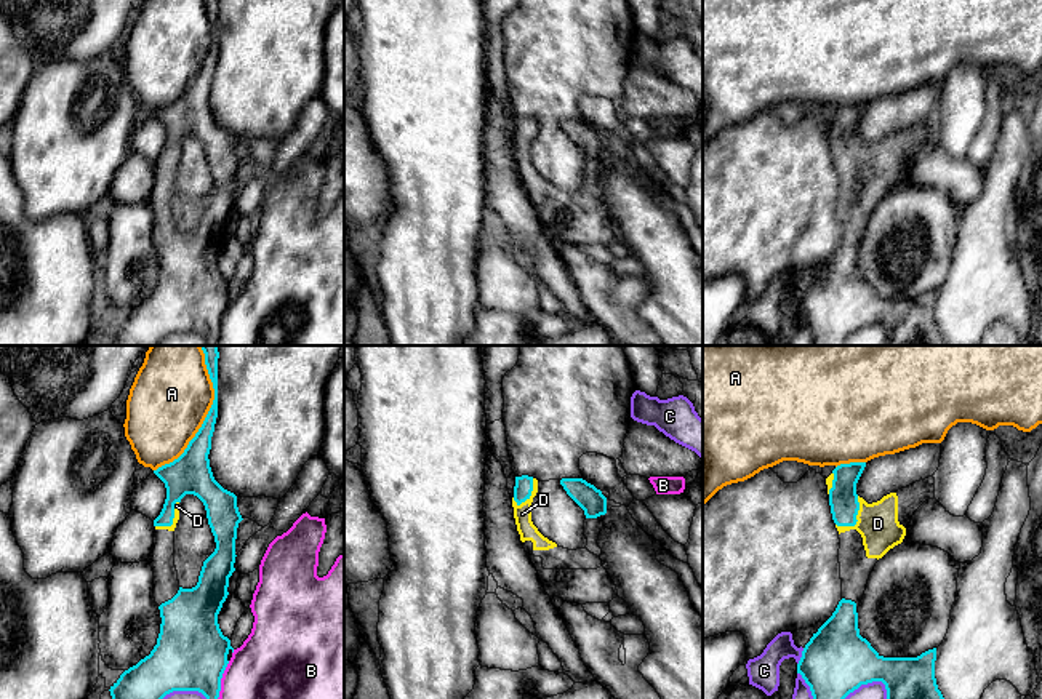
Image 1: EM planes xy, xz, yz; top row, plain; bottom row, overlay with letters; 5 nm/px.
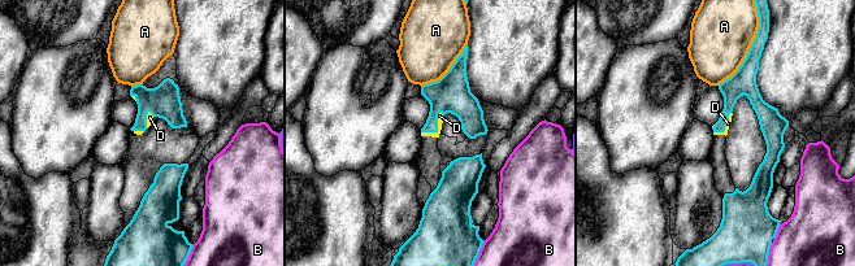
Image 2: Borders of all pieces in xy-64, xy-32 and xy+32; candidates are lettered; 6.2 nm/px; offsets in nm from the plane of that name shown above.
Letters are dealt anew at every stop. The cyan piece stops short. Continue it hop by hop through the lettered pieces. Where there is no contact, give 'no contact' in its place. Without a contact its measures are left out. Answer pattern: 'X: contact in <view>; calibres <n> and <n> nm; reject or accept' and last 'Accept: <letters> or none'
A: contact in xy; calibres 140 and 400 nm; reject
B: contact in xy; calibres 360 and 320 nm; reject
C: contact in yz; calibres 340 and 160 nm; reject
D: contact in yz; calibres 140 and 200 nm; accept
Accept: D

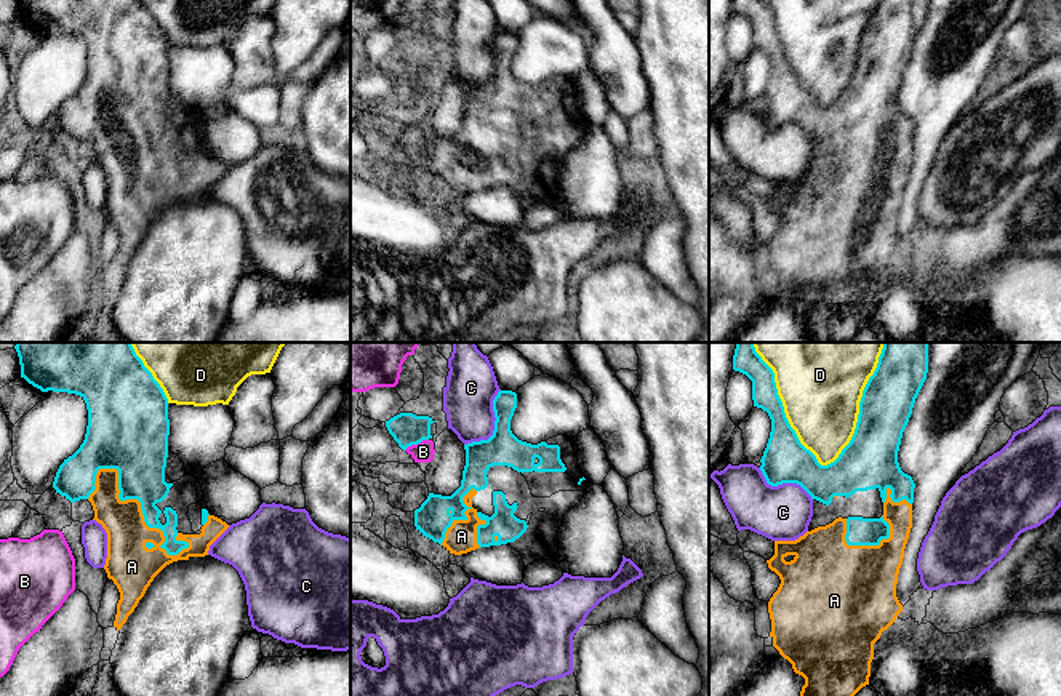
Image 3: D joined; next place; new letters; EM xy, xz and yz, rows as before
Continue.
A: contact in xy; calibres 260 and 200 nm; accept
B: contact in xz; calibres 160 and 100 nm; reject
C: contact in xz; calibres 180 and 260 nm; reject
D: contact in yz; calibres 220 and 460 nm; reject
Accept: A

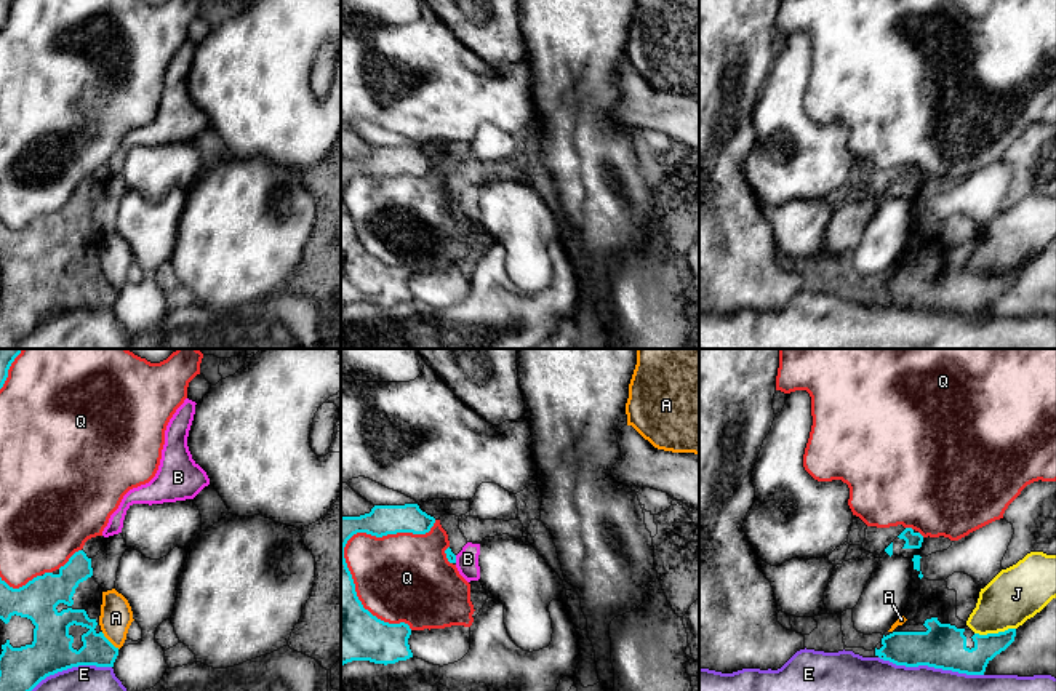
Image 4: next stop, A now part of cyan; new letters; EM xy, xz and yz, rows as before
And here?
A: contact in xy; calibres 150 and 160 nm; reject
B: contact in xz; calibres 50 and 110 nm; reject
E: contact in yz; calibres 220 and 160 nm; reject
J: contact in yz; calibres 200 and 280 nm; reject
Q: contact in xz; calibres 150 and 340 nm; reject
Accept: none

